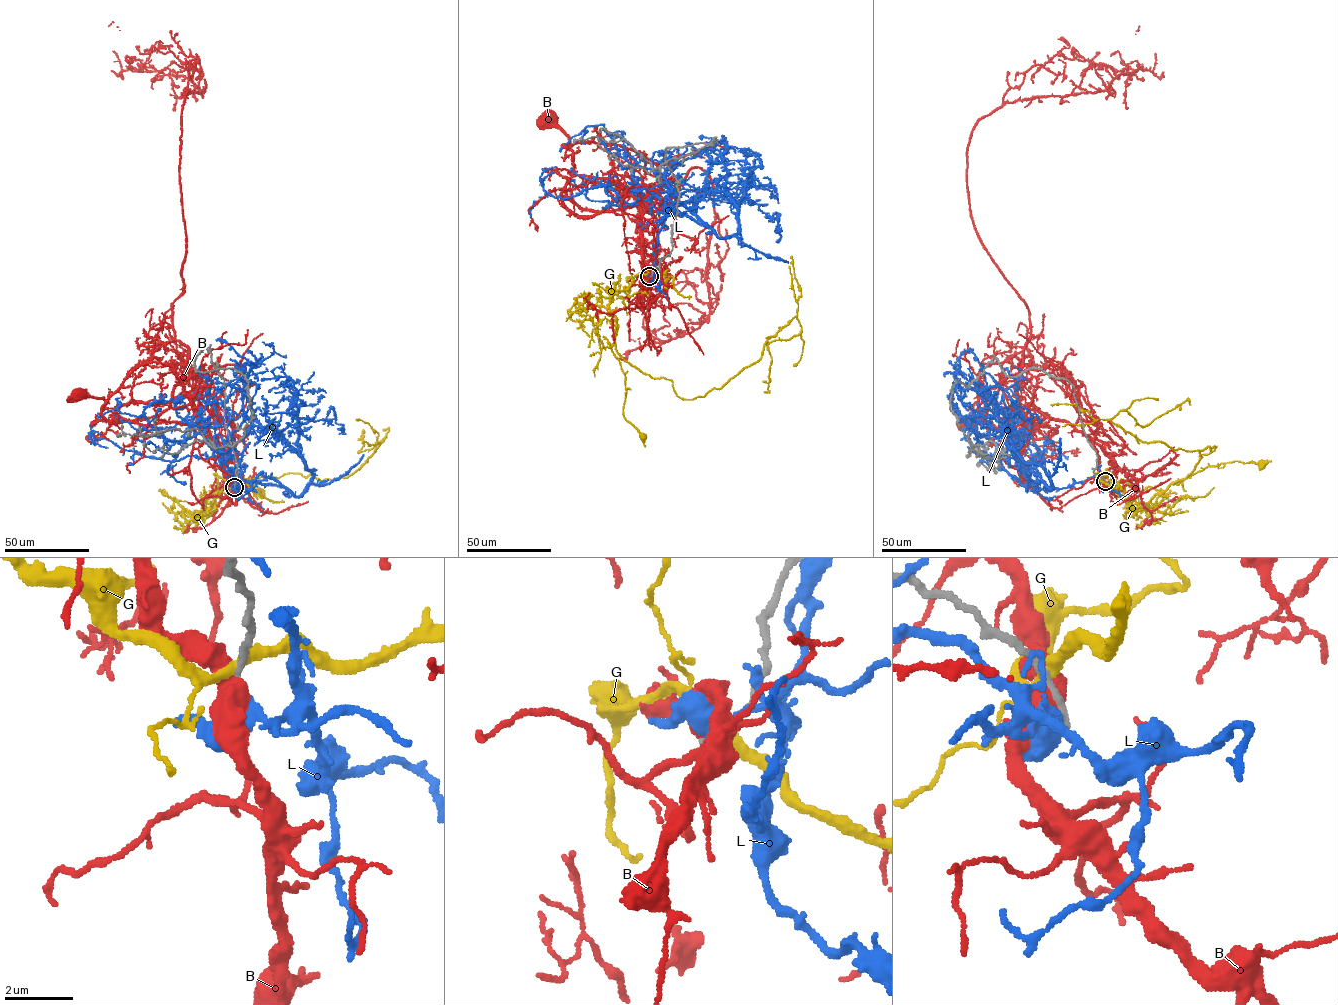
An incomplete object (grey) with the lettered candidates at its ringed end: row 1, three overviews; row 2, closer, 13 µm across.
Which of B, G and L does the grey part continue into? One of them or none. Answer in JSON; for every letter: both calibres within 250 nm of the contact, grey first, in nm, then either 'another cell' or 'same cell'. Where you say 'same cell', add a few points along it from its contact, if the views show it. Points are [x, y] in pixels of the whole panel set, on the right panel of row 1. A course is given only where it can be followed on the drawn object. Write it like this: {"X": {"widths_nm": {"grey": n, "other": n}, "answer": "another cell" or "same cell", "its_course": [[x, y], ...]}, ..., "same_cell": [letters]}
{"B": {"widths_nm": {"grey": 240, "other": 650}, "answer": "another cell"}, "G": {"widths_nm": {"grey": 200, "other": 320}, "answer": "another cell"}, "L": {"widths_nm": {"grey": 180, "other": 400}, "answer": "another cell"}, "same_cell": []}

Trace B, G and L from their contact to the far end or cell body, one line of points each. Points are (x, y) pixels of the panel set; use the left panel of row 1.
B: (234, 485), (223, 473), (220, 444), (186, 396), (125, 403), (115, 423), (102, 414), (103, 399), (78, 392)
G: (234, 485), (215, 473), (217, 492), (206, 514), (216, 502), (211, 491), (232, 483), (260, 490)
L: (234, 487), (280, 484), (262, 473), (242, 488), (200, 434), (169, 440), (144, 416), (116, 409), (100, 415)

